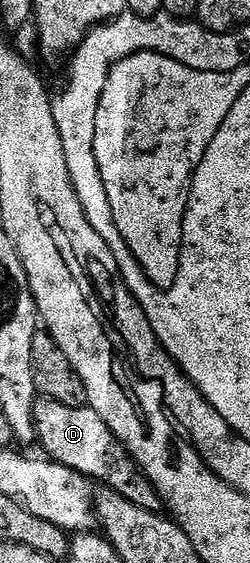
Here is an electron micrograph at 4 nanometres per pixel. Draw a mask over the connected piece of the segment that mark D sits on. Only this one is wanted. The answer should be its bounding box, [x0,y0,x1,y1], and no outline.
[32,397,165,514]

